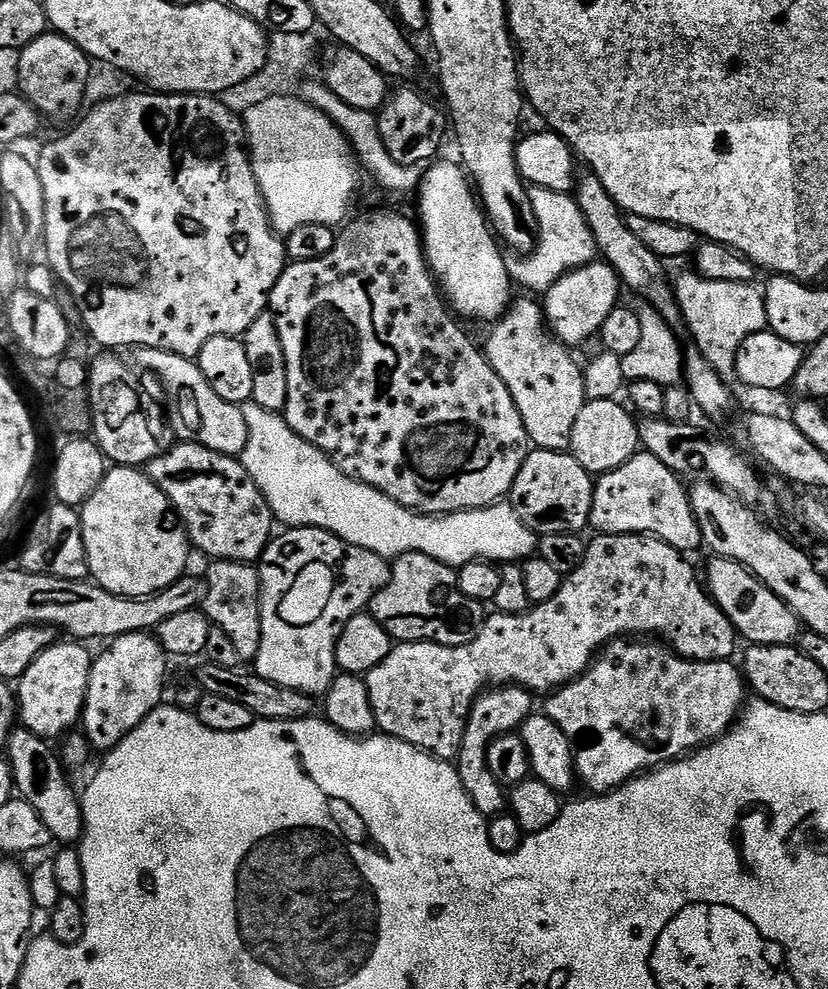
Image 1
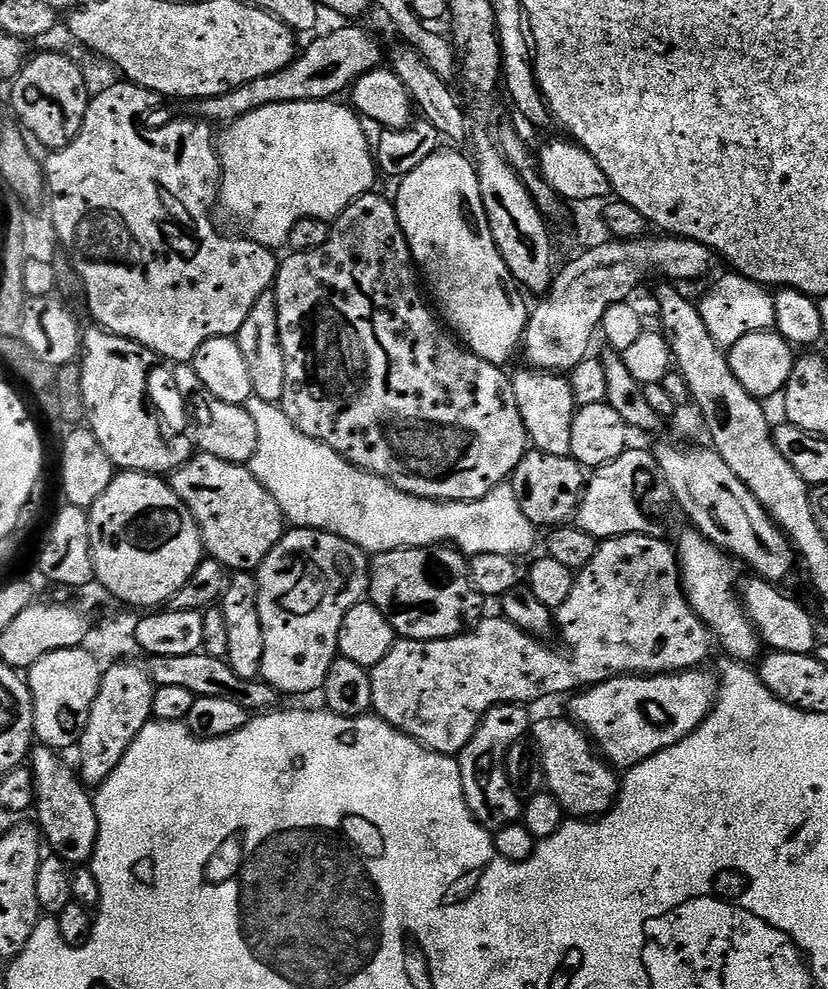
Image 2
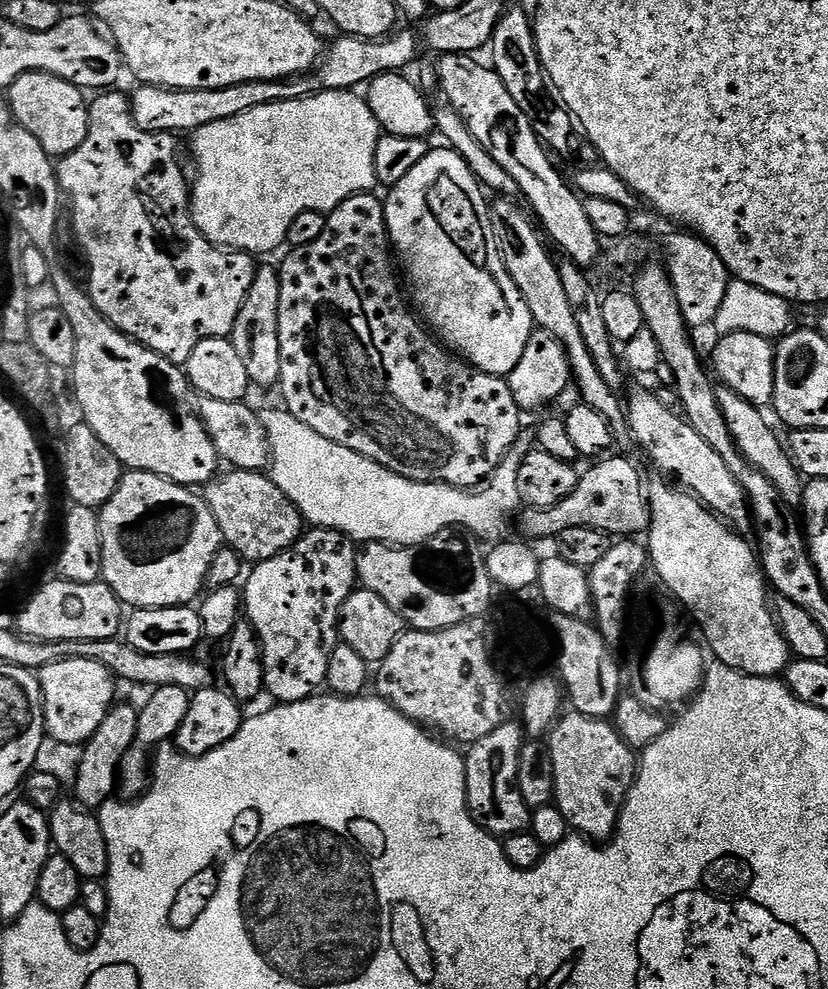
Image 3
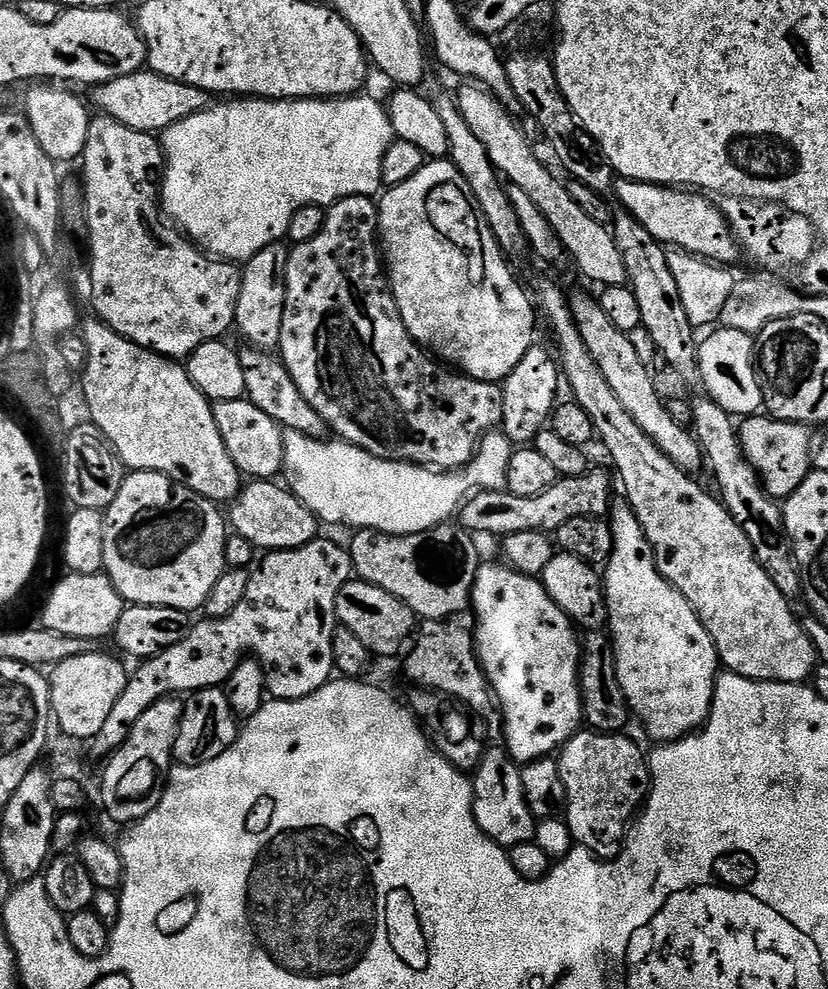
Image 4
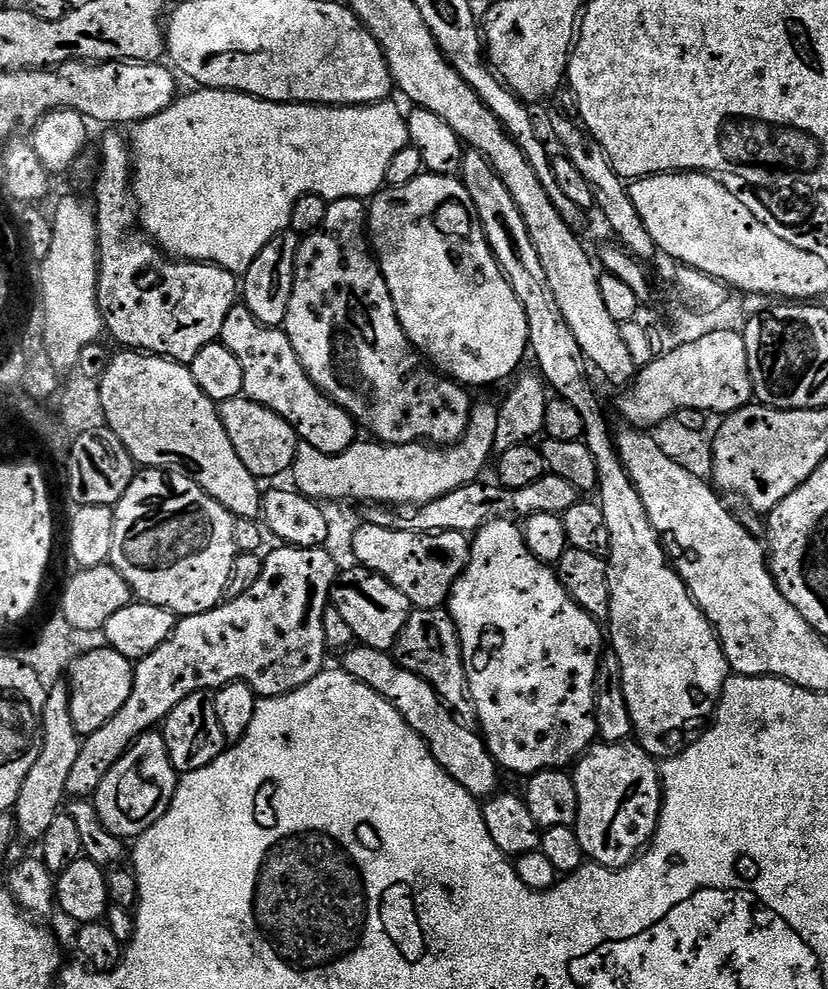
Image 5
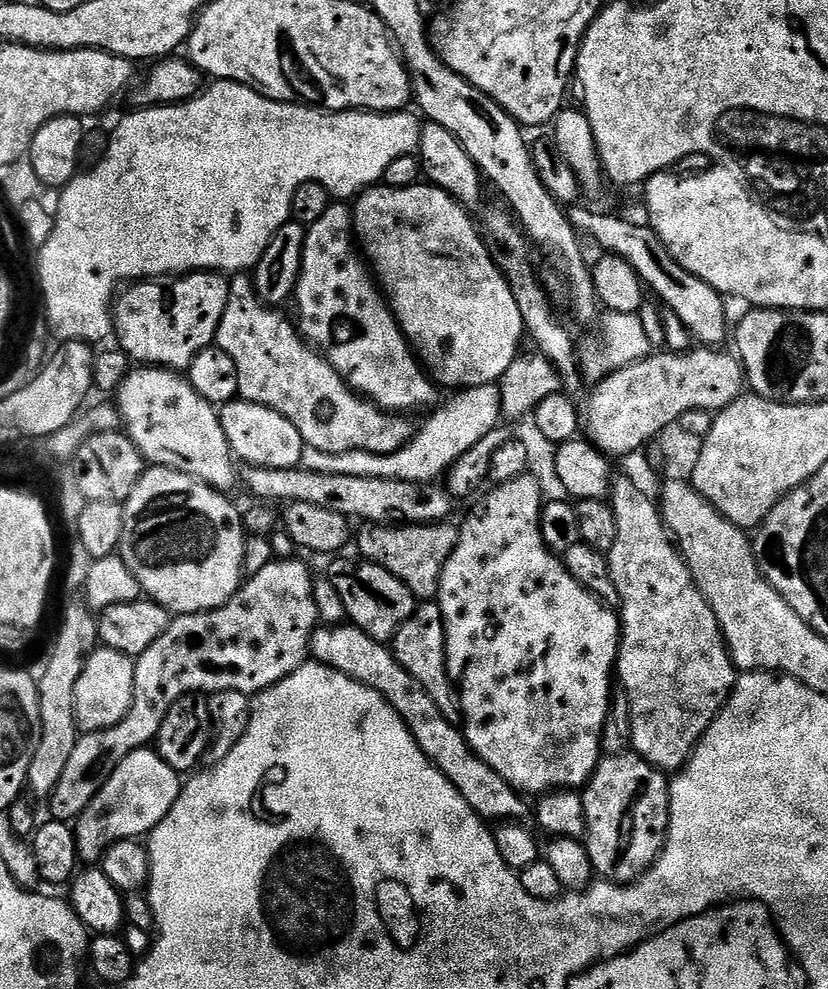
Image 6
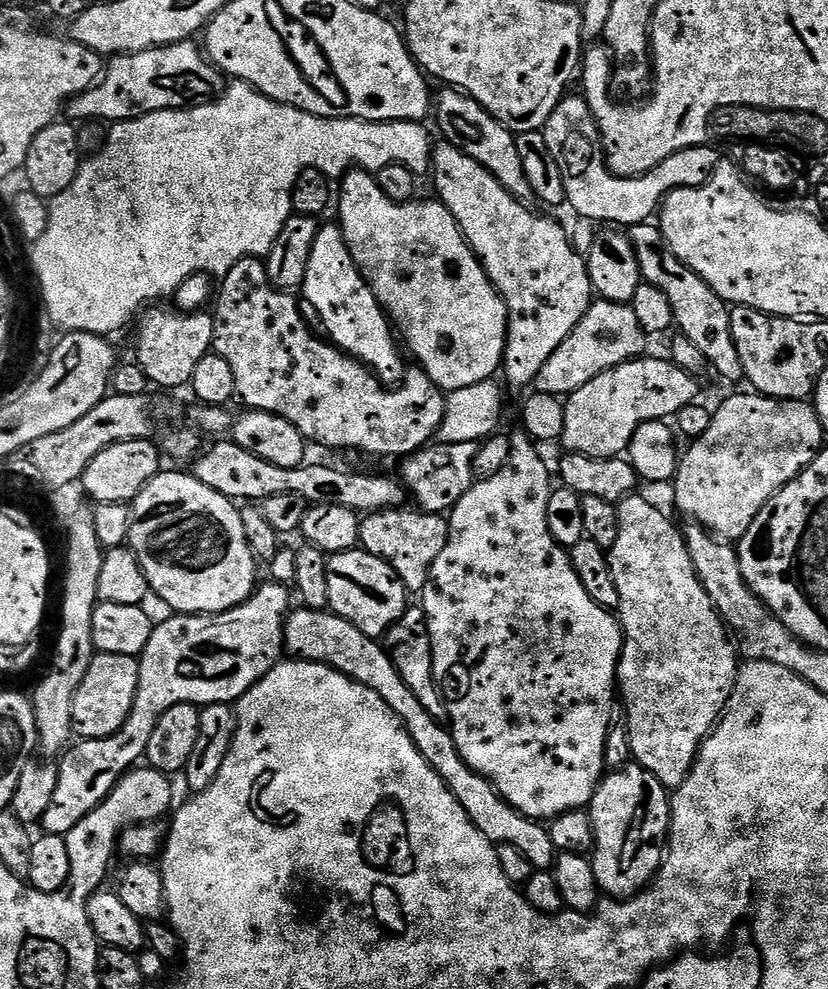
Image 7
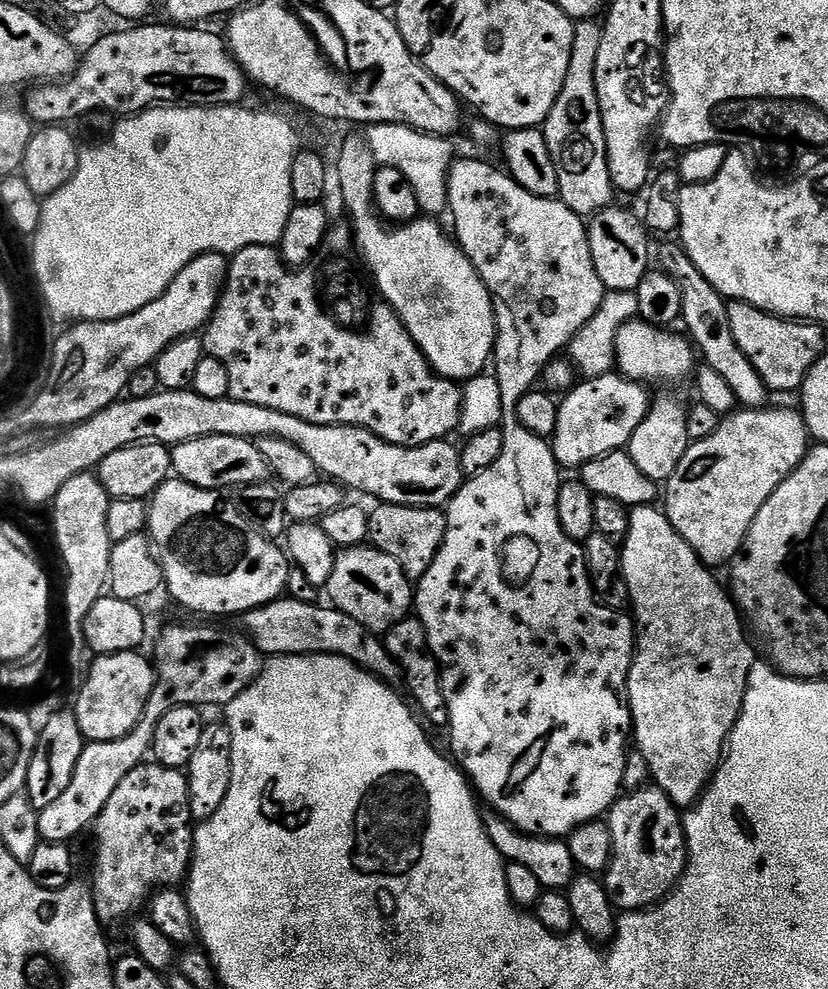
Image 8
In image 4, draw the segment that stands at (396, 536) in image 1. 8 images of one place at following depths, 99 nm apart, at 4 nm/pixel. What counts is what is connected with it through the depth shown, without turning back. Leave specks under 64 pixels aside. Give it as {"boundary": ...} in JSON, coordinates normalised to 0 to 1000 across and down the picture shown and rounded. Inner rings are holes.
{"boundary":[[[607,435],[586,438],[575,452],[570,465],[554,475],[511,473],[507,469],[492,469],[479,465],[463,465],[409,443],[380,445],[370,439],[344,436],[342,484],[347,492],[380,520],[383,526],[396,530],[417,530],[420,536],[446,534],[472,542],[494,542],[518,538],[545,527],[554,519],[559,509],[571,495],[603,497],[611,494],[611,471],[621,456],[621,450]]]}

